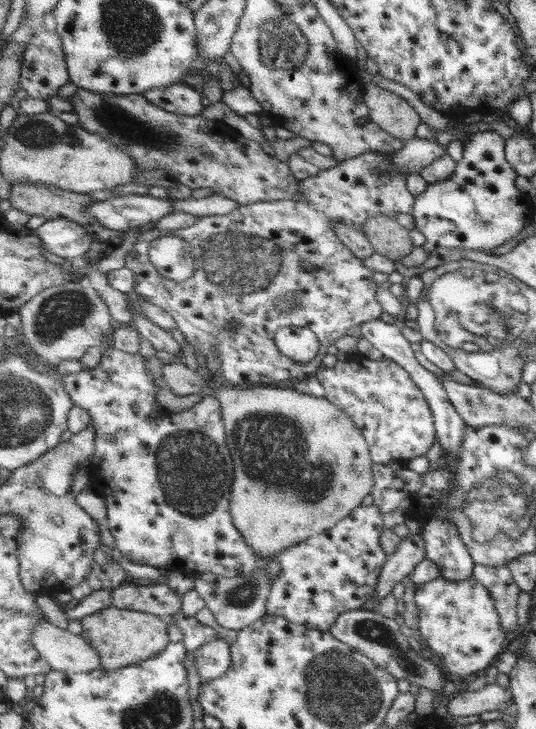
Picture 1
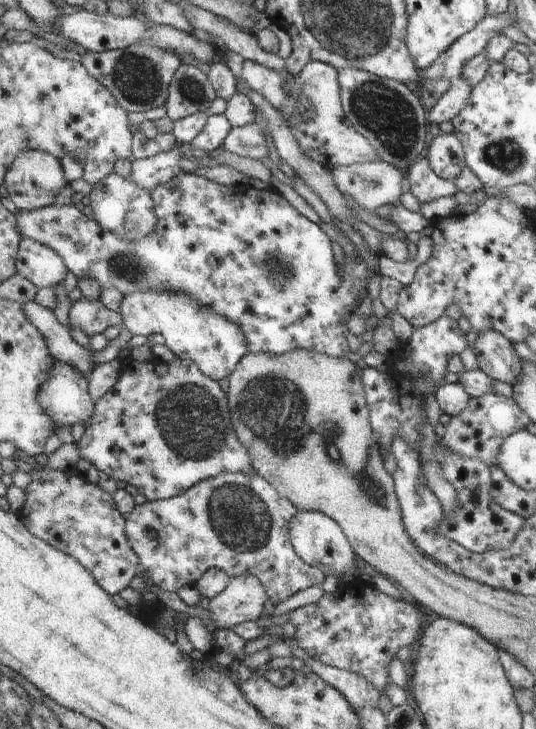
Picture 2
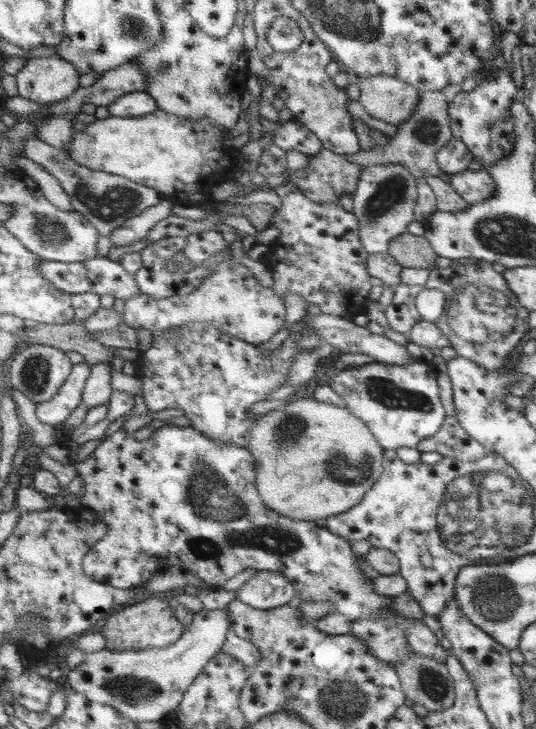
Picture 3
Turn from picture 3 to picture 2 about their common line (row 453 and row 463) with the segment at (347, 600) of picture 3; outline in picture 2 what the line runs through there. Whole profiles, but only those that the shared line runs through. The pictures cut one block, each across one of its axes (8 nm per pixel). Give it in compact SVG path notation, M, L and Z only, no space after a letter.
M173 360L169 366L169 378L159 376L153 368L153 361L139 368L125 368L119 382L96 402L96 413L87 424L83 436L76 442L81 450L81 458L89 460L96 470L114 480L121 480L137 488L147 501L169 500L187 492L207 478L221 476L223 472L257 474L251 456L237 436L228 393L209 375L190 360Z

